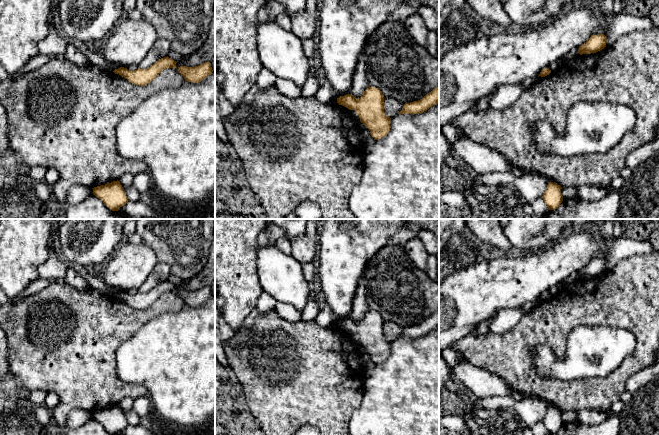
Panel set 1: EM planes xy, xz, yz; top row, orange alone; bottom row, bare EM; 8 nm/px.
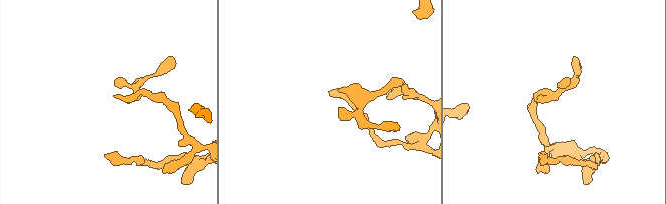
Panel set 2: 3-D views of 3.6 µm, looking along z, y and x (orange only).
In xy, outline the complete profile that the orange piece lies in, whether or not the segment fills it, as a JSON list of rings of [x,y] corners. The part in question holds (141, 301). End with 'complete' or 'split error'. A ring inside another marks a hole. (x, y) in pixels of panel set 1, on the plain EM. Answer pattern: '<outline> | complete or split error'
[[[167,280],[159,283],[147,293],[138,292],[135,295],[130,295],[127,292],[120,291],[115,293],[113,296],[115,298],[121,299],[134,309],[146,310],[148,307],[154,304],[164,293],[175,293],[176,287],[176,285]]] | complete

